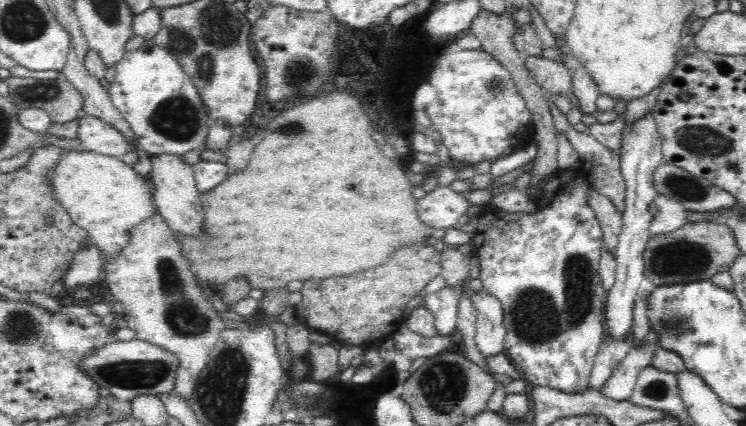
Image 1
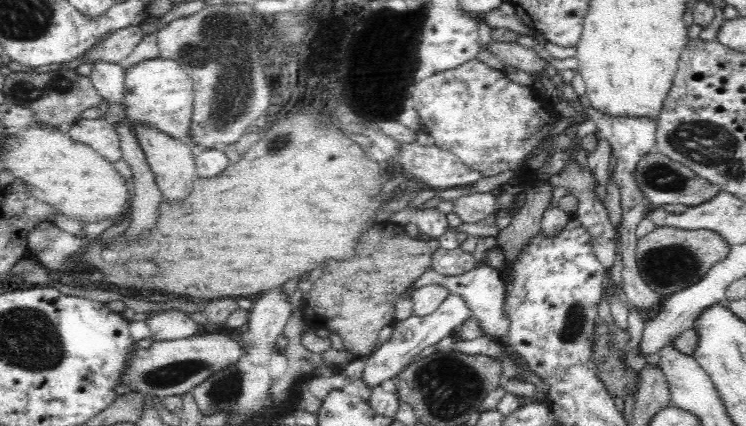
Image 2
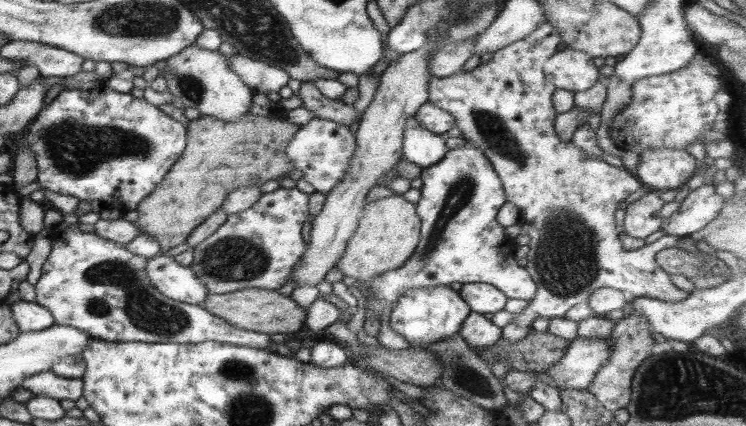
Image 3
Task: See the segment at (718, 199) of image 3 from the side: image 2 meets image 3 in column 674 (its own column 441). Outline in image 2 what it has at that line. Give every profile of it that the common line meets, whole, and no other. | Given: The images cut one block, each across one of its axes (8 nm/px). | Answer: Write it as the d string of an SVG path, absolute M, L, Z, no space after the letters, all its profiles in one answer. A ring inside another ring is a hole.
M408 207L399 212L395 212L388 220L403 227L412 222L419 228L419 232L428 238L437 239L445 232L450 231L448 219L443 212L437 208L420 209L419 207Z

